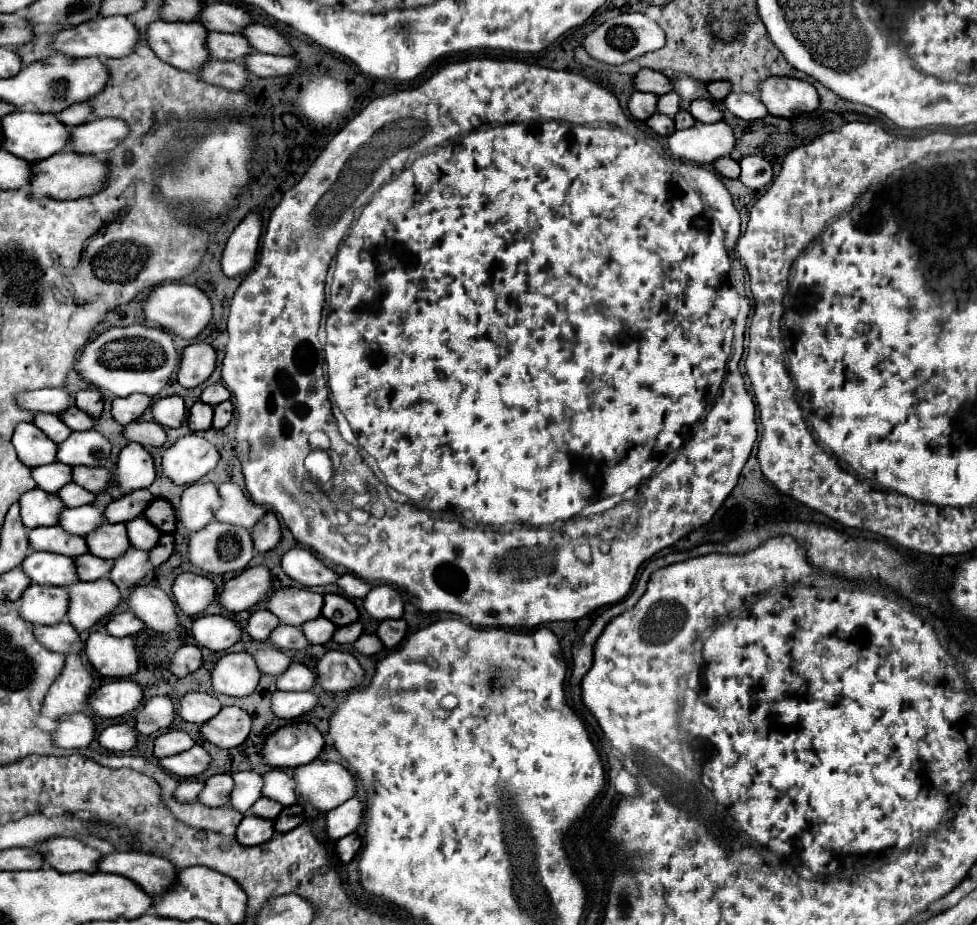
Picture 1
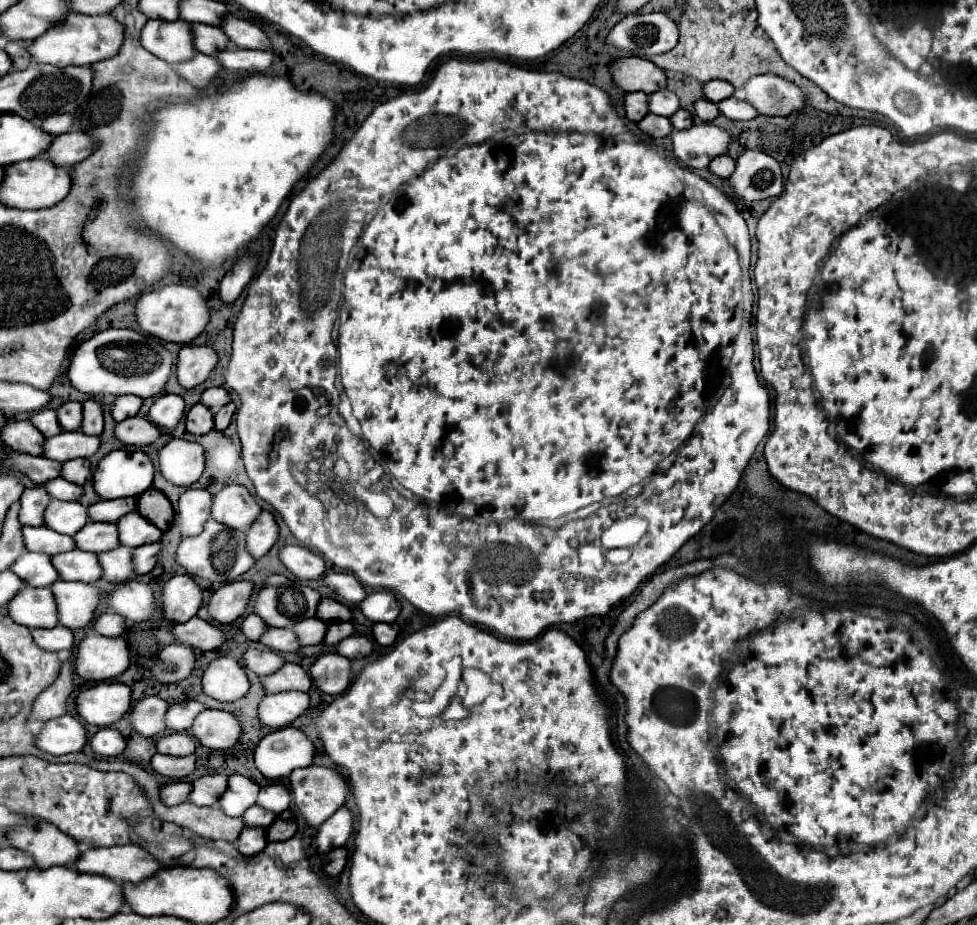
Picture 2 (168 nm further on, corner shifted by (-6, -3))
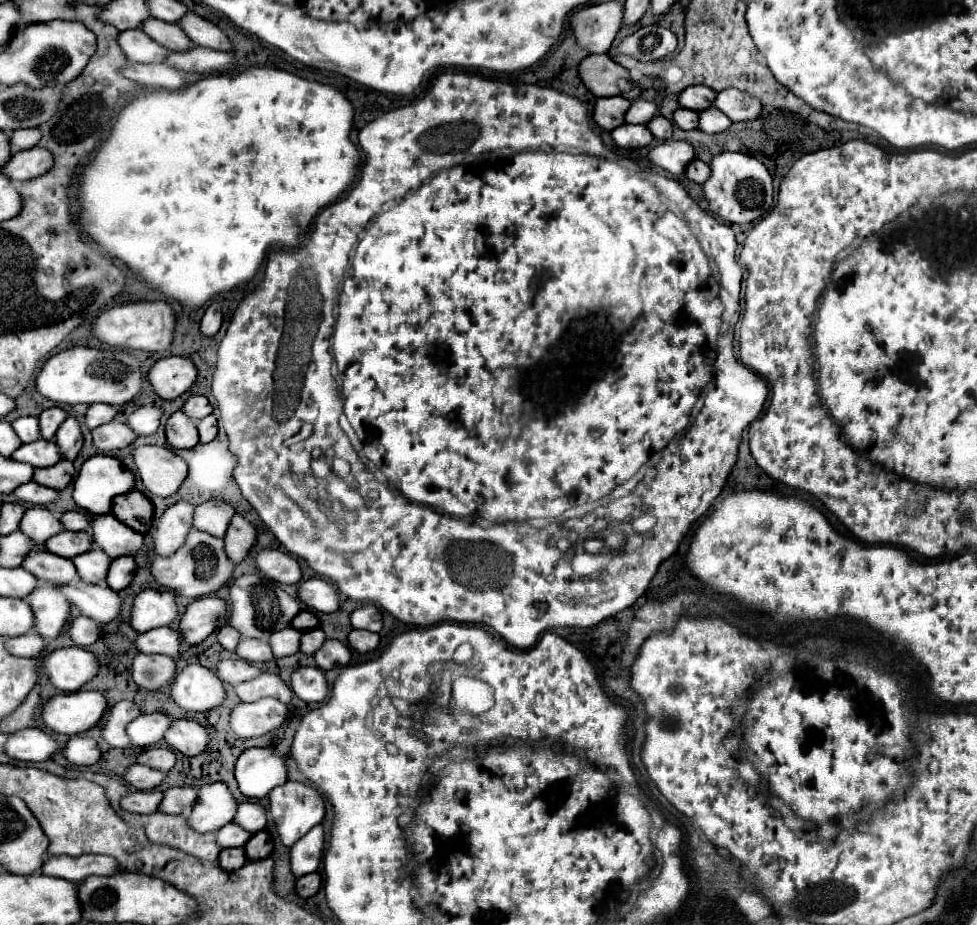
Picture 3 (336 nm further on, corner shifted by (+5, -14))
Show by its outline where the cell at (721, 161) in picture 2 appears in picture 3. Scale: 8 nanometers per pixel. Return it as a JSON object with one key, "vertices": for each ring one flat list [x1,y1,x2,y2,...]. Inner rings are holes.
{"vertices":[[693,160,693,164,687,166,685,174,687,174,691,180,695,180,697,184,705,184,705,180,711,176,711,168,709,168,705,162,701,162,701,160]]}

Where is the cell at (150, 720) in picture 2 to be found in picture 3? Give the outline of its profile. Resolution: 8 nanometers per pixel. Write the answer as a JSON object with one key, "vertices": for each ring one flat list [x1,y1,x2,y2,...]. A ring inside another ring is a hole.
{"vertices":[[119,702,111,708,111,712,107,714,107,724,103,726,103,738,107,740,109,746,113,748,129,748,129,736,127,736,127,724,141,716,141,708,135,702]]}

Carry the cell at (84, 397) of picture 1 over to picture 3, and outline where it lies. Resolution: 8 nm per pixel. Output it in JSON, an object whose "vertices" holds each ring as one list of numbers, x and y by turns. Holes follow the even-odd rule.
{"vertices":[[69,416,63,424,61,424,61,430,57,430,57,444,59,444,59,450,63,454,63,458,67,460,75,460,75,456,79,454,81,446,83,446,83,434,81,434,81,426,79,426,79,420]]}

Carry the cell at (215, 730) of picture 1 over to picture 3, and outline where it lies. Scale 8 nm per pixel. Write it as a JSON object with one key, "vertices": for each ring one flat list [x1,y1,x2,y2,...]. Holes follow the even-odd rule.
{"vertices":[[173,720,173,726,165,734,165,742,185,756,197,756,207,748,209,734,195,720]]}

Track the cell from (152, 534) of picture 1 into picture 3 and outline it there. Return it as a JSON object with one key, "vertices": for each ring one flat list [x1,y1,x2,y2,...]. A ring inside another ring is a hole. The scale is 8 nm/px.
{"vertices":[[101,514,93,516,93,540,95,544,105,550,109,558,119,558,119,556,133,556,145,546,145,538,119,522,113,514]]}

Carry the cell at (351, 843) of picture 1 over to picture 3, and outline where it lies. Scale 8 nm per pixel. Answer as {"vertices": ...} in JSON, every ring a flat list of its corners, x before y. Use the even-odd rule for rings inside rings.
{"vertices":[[311,872,311,874,301,876,301,878,297,880,297,886,295,886,295,888,297,888,297,894,299,894,301,898,309,898,309,896,317,894,319,886,321,886,321,874,319,874,319,872]]}

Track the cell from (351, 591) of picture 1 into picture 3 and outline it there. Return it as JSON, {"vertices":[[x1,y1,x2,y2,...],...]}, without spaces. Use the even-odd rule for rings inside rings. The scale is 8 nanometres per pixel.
{"vertices":[[309,578,299,584,299,600,315,612,335,612,339,608,339,596,331,582,321,578]]}

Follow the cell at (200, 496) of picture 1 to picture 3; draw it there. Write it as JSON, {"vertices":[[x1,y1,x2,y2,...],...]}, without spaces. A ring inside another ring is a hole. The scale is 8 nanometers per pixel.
{"vertices":[[181,500,167,508,161,518,153,520,149,534,155,540,155,554,169,556,183,546,189,530,193,528,193,510,193,504]]}

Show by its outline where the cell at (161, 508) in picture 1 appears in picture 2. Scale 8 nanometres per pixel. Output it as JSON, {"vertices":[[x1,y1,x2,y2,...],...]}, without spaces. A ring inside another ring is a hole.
{"vertices":[[150,487,148,491,136,497,136,511,162,531,168,531,172,517,174,517,172,503,168,501,168,497,162,491,154,487]]}

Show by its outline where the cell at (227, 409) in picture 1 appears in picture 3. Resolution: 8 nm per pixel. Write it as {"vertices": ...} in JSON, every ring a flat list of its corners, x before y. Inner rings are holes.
{"vertices":[[209,414,207,418,199,420,197,430,199,430,201,442,211,442,217,436,217,418,215,418,215,414]]}

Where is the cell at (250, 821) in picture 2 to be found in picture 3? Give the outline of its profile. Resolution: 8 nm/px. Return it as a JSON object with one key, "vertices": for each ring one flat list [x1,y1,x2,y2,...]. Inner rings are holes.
{"vertices":[[229,822,227,826,223,826,217,832,217,842,221,844,221,848,237,848,237,846,245,846,245,842,251,838,251,834,241,828,235,822]]}

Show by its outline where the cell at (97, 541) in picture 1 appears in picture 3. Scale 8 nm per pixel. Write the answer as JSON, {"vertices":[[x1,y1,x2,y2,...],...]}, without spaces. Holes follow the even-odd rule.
{"vertices":[[63,530,57,534,57,538,49,538,45,542,47,550,61,556,61,558,75,558,79,554,85,554,87,550,93,550,93,538,89,532,67,532]]}

